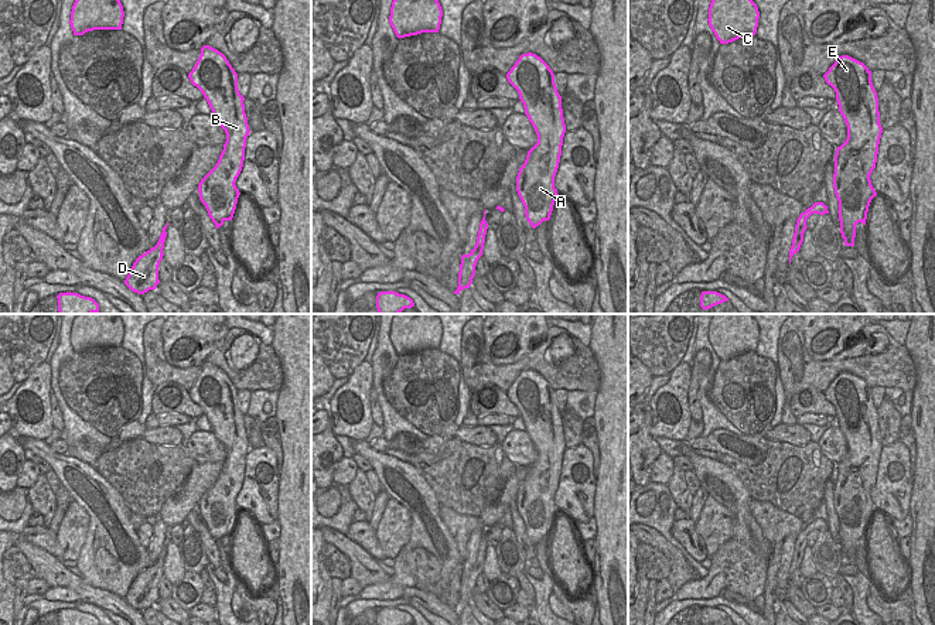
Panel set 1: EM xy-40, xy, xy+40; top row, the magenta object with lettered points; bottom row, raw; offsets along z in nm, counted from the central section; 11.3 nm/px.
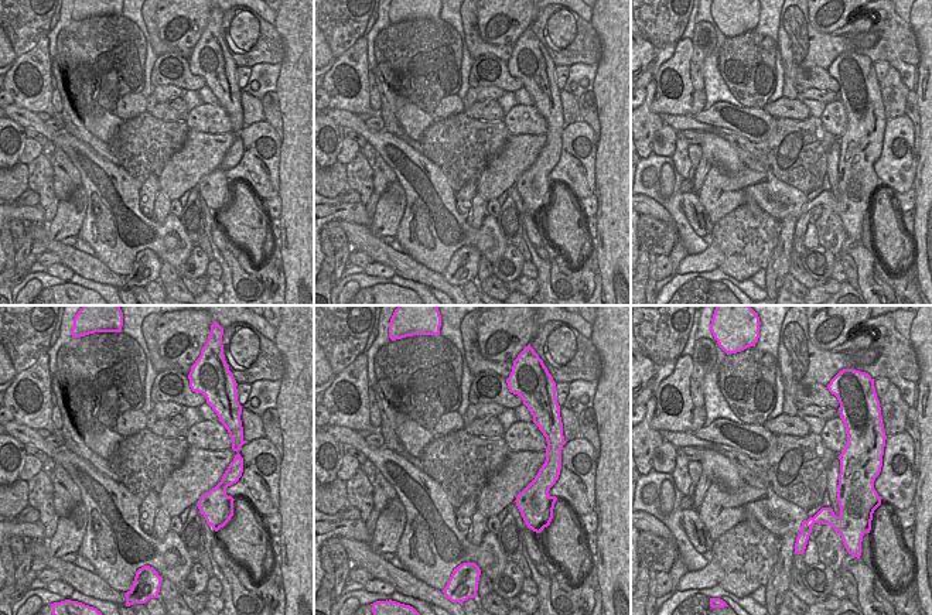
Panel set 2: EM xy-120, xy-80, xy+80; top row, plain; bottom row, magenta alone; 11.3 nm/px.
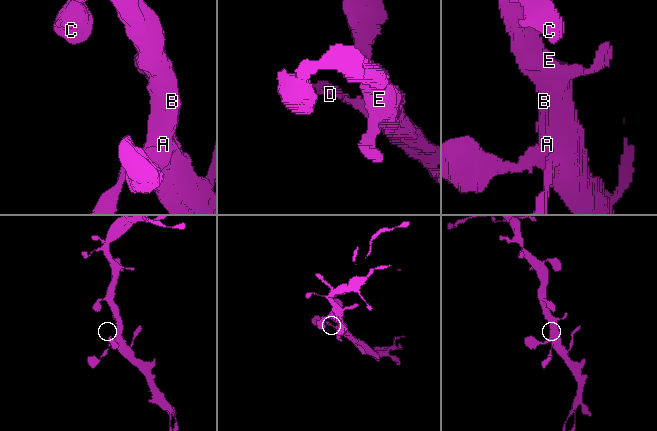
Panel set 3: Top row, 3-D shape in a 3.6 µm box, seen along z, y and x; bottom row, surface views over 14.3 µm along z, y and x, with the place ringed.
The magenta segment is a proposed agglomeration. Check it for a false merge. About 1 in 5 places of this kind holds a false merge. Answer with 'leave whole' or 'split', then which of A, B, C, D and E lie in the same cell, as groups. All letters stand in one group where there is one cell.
leave whole; groups A B C D E

